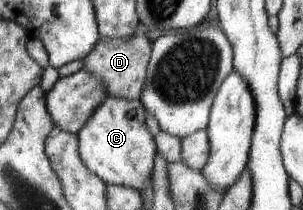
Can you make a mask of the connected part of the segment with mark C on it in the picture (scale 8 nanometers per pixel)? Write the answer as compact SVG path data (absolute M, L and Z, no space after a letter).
M106 98L77 134L78 154L82 164L112 186L132 188L140 192L154 172L154 160L157 156L154 136L145 122L146 114L139 101Z

